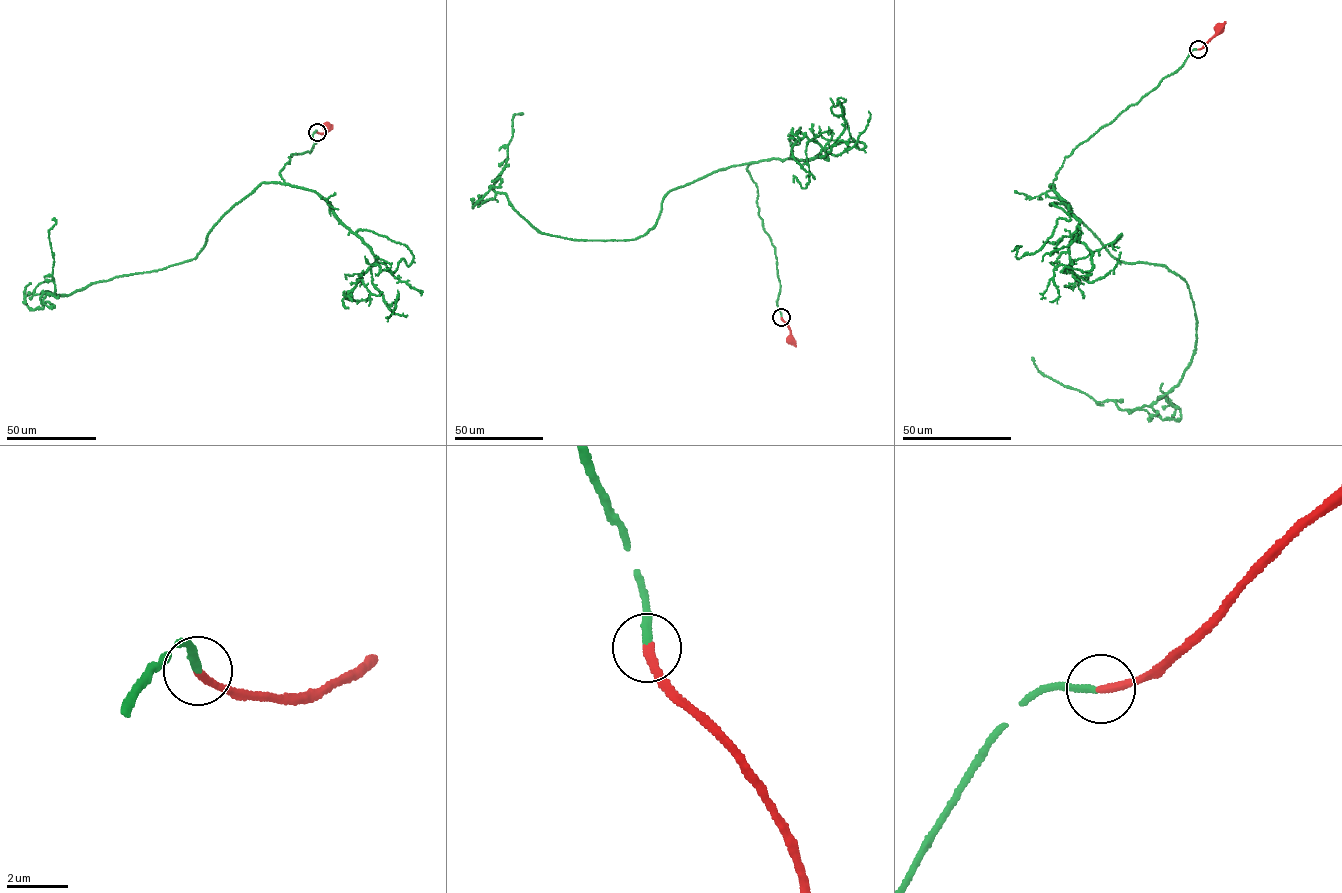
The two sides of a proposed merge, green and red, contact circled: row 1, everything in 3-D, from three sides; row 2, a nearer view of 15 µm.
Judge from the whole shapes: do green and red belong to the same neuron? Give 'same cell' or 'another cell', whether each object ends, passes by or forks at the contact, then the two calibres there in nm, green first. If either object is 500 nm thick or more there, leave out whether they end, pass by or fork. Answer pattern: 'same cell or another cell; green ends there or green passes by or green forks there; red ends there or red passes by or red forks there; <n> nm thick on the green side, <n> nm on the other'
same cell; green ends there; red ends there; 240 nm thick on the green side, 280 nm on the other

